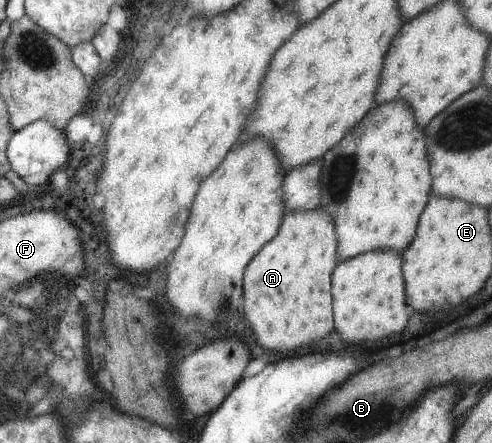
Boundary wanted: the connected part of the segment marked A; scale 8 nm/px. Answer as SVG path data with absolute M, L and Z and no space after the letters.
M323 208L286 212L277 236L245 272L245 316L267 350L291 352L333 331L331 274L339 264L333 218Z

